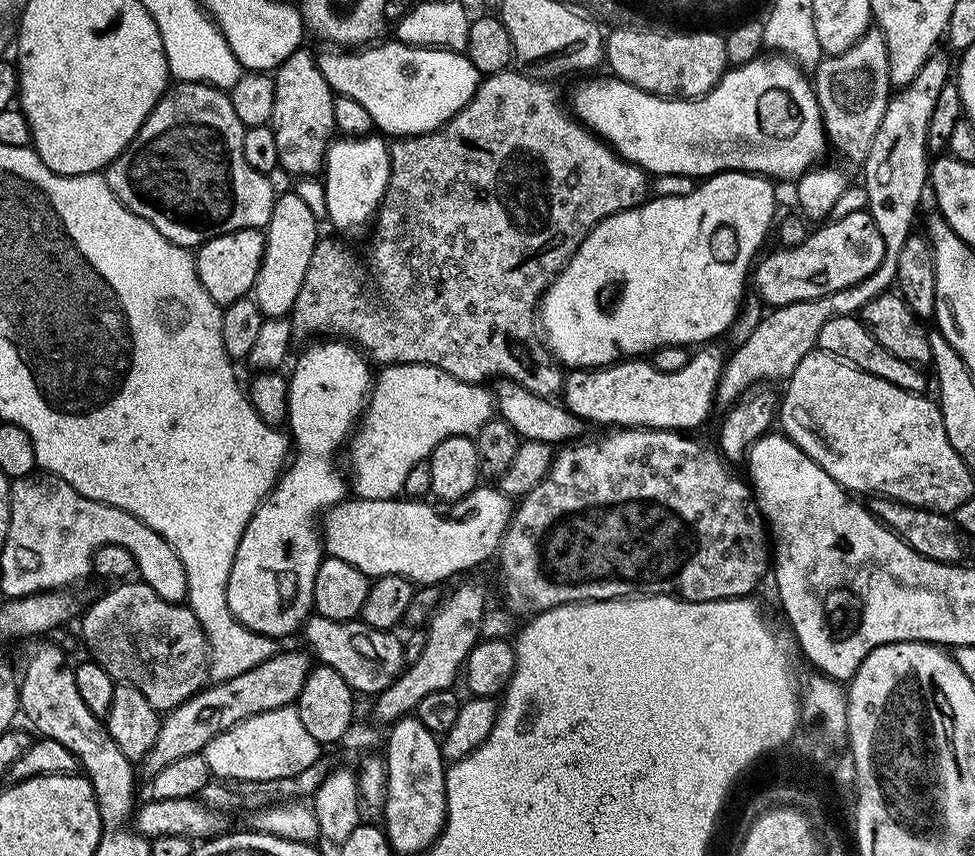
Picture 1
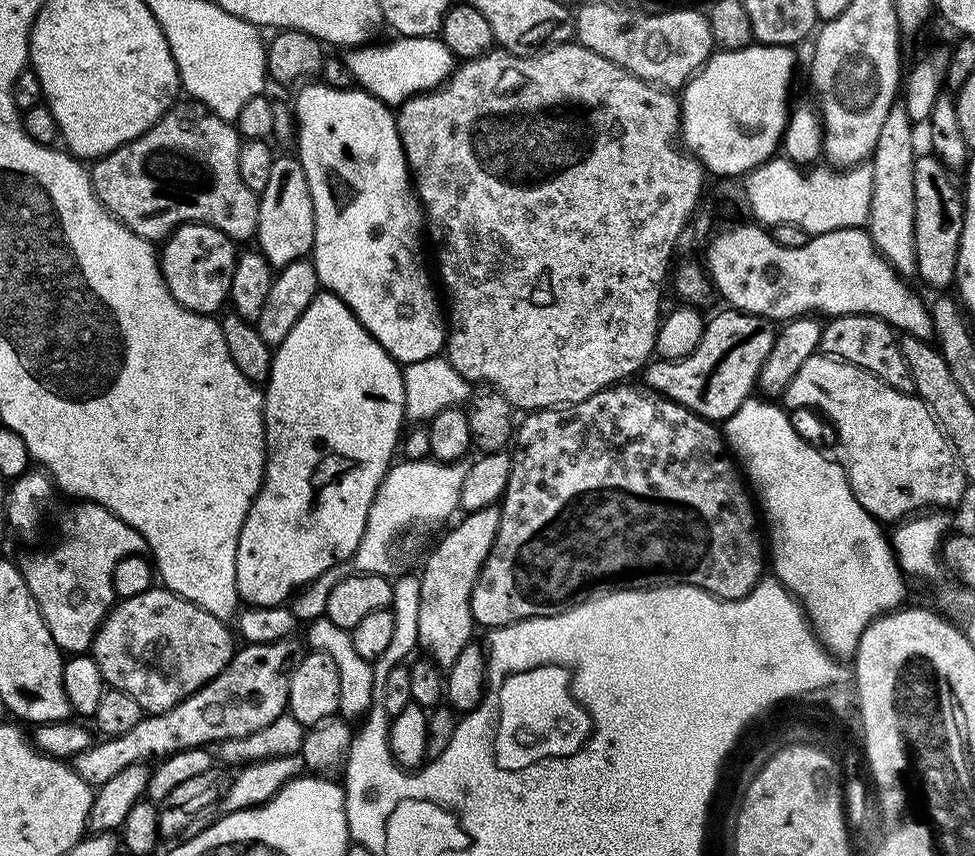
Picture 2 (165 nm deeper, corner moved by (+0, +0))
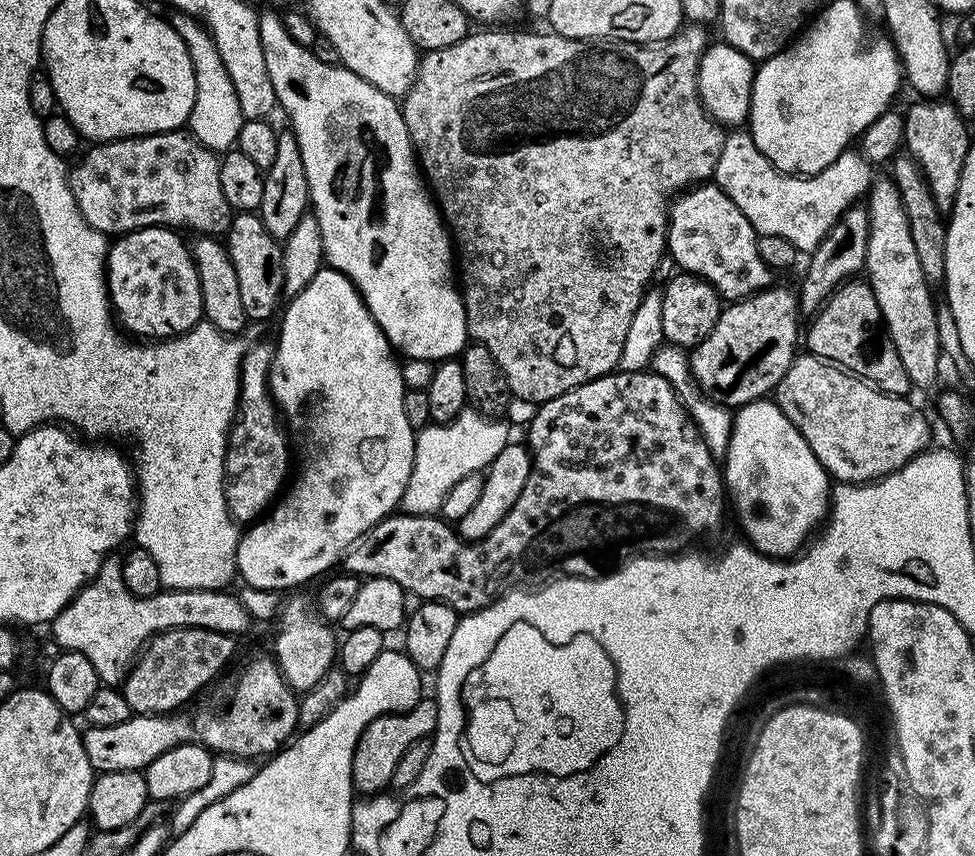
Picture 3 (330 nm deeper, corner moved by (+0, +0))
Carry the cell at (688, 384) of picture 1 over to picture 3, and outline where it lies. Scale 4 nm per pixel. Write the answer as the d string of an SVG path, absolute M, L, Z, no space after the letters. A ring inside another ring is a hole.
M769 286L751 296L729 303L714 322L714 330L706 334L701 344L697 344L690 352L690 376L695 387L700 388L705 397L712 403L721 405L729 410L735 410L755 400L767 397L782 382L782 374L790 370L793 360L798 355L796 339L801 339L802 313L795 291L788 288Z

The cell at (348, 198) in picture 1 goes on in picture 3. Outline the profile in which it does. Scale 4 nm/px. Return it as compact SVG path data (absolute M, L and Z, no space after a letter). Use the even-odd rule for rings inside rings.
M261 11L259 18L262 58L266 58L266 74L270 74L270 86L274 86L279 111L284 111L288 115L289 122L292 123L290 131L298 142L298 150L302 154L302 166L306 166L310 208L322 232L325 261L331 267L337 268L360 291L360 296L364 300L365 306L368 307L368 312L397 353L405 352L403 354L405 357L433 362L443 362L459 357L469 343L470 337L464 313L464 298L454 279L454 248L450 243L449 233L442 223L439 207L434 203L433 193L430 191L425 177L418 171L416 150L413 148L412 139L406 130L401 105L393 97L387 96L382 90L375 88L370 82L358 78L358 74L354 74L350 69L318 62L318 58L314 58L311 47L294 42L294 38L290 38L279 11L277 13Z

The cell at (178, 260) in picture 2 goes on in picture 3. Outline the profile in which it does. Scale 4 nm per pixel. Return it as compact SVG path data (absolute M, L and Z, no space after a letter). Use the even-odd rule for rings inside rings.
M168 226L140 228L137 232L127 233L123 238L117 239L109 247L106 261L108 298L112 301L115 319L122 325L125 333L133 332L128 334L155 342L181 336L183 332L189 332L204 320L202 286L198 282L198 270L192 261L189 245L186 240L184 244L180 236L183 235L179 231Z

